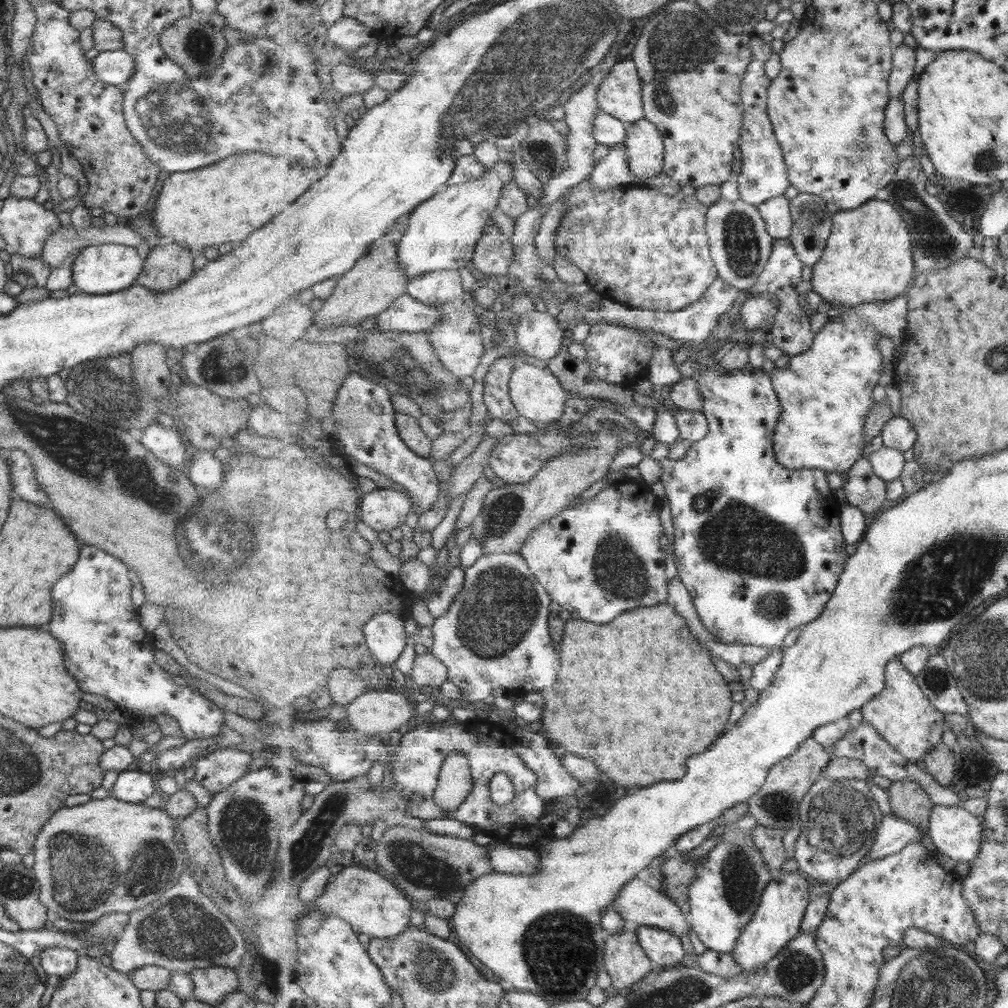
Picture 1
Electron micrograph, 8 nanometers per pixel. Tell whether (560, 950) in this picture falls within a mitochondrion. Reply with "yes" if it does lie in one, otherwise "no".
yes

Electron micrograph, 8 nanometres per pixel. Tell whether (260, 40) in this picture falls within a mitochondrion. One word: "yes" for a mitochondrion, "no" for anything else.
no

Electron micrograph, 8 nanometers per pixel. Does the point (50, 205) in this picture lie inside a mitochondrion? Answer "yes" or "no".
no

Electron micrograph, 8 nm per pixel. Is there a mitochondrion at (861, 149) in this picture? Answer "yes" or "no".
yes

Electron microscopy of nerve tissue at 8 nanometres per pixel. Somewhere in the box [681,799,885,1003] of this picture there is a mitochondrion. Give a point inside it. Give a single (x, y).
(740, 879)

